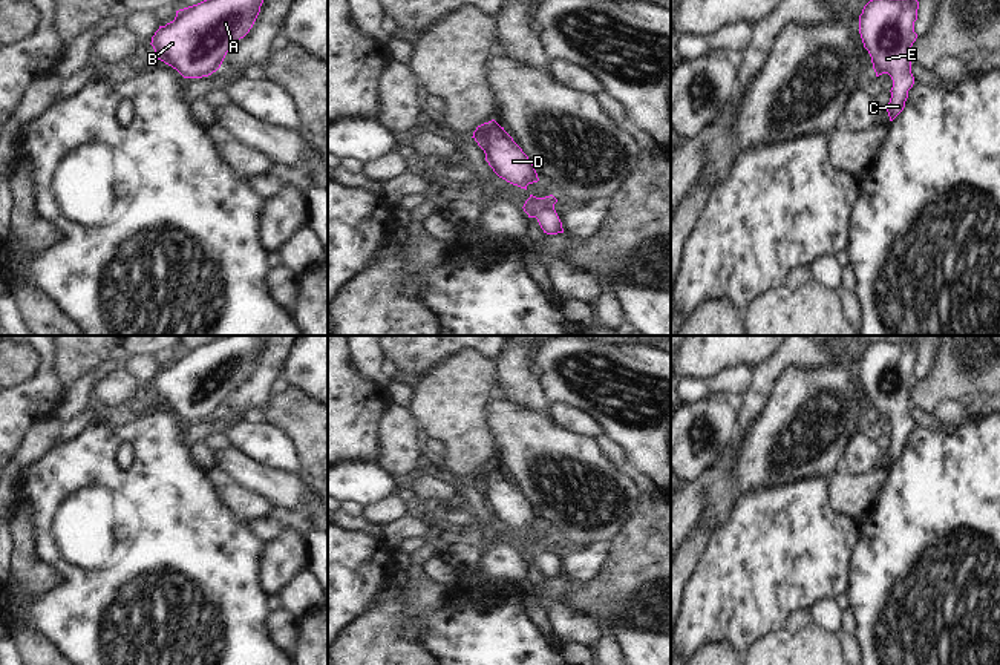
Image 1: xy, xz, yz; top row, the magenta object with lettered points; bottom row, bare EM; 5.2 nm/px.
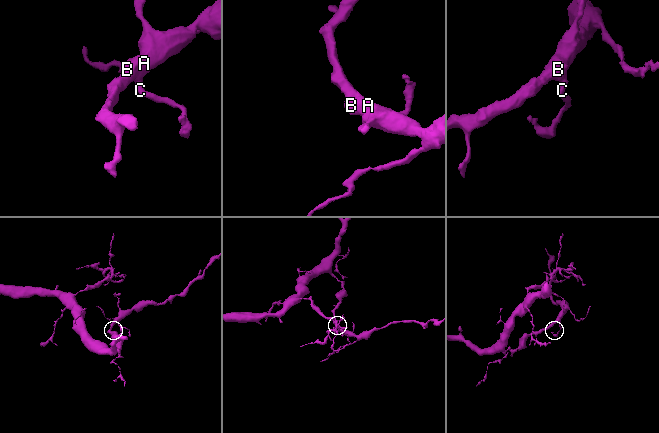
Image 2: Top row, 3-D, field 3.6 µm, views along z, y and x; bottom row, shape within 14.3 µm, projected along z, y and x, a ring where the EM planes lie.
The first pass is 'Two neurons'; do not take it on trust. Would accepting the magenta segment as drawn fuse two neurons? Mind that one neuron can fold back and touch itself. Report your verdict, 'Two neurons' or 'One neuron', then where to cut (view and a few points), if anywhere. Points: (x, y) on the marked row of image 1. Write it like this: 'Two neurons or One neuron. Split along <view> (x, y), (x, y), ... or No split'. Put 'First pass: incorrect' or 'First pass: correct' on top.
First pass: incorrect
One neuron. No split.

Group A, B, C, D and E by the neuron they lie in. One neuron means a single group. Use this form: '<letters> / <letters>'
A B C D E

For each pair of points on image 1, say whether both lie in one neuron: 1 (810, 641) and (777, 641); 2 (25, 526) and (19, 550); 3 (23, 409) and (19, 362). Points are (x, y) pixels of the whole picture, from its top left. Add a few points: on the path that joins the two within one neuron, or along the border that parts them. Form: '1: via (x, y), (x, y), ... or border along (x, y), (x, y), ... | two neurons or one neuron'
1: via (803, 641), (784, 641) | one neuron
2: via (22, 532), (22, 544) | one neuron
3: border along (37, 351), (35, 368), (16, 383) | two neurons

